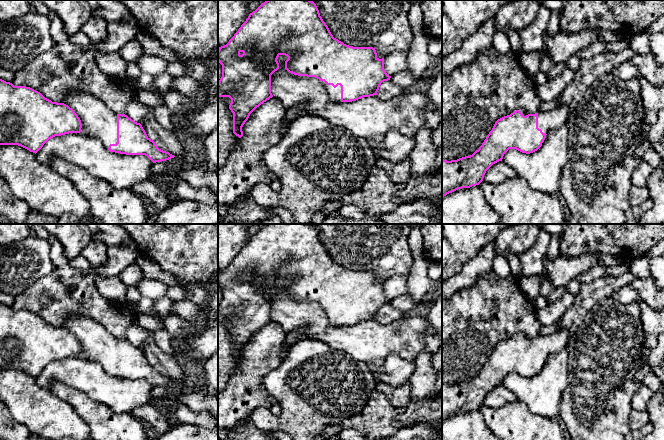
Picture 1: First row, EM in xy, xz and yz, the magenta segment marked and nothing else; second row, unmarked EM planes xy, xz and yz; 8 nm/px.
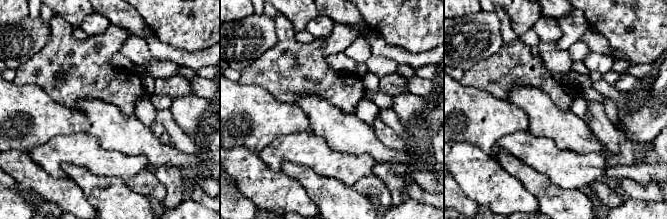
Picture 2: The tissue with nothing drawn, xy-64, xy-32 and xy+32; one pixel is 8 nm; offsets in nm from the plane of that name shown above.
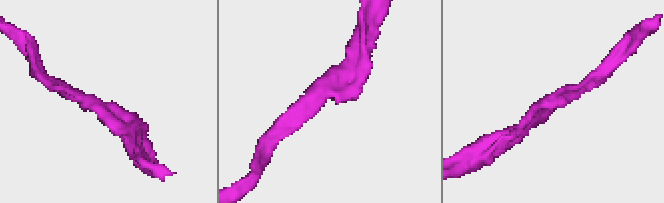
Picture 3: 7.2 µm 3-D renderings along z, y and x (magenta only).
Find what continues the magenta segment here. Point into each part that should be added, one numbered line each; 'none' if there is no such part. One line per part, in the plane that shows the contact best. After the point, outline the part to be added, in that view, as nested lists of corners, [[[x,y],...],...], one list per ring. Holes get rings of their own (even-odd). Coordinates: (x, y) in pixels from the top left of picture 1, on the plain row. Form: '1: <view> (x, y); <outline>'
1: xy (98, 345); [[[71,316],[66,319],[64,328],[74,334],[81,344],[82,358],[99,363],[108,374],[110,368],[117,367],[117,338],[99,322],[88,316]]]

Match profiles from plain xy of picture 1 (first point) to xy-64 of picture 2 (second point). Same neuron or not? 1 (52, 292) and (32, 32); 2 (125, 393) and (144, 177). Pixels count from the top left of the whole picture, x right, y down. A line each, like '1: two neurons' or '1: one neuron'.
1: two neurons
2: two neurons

